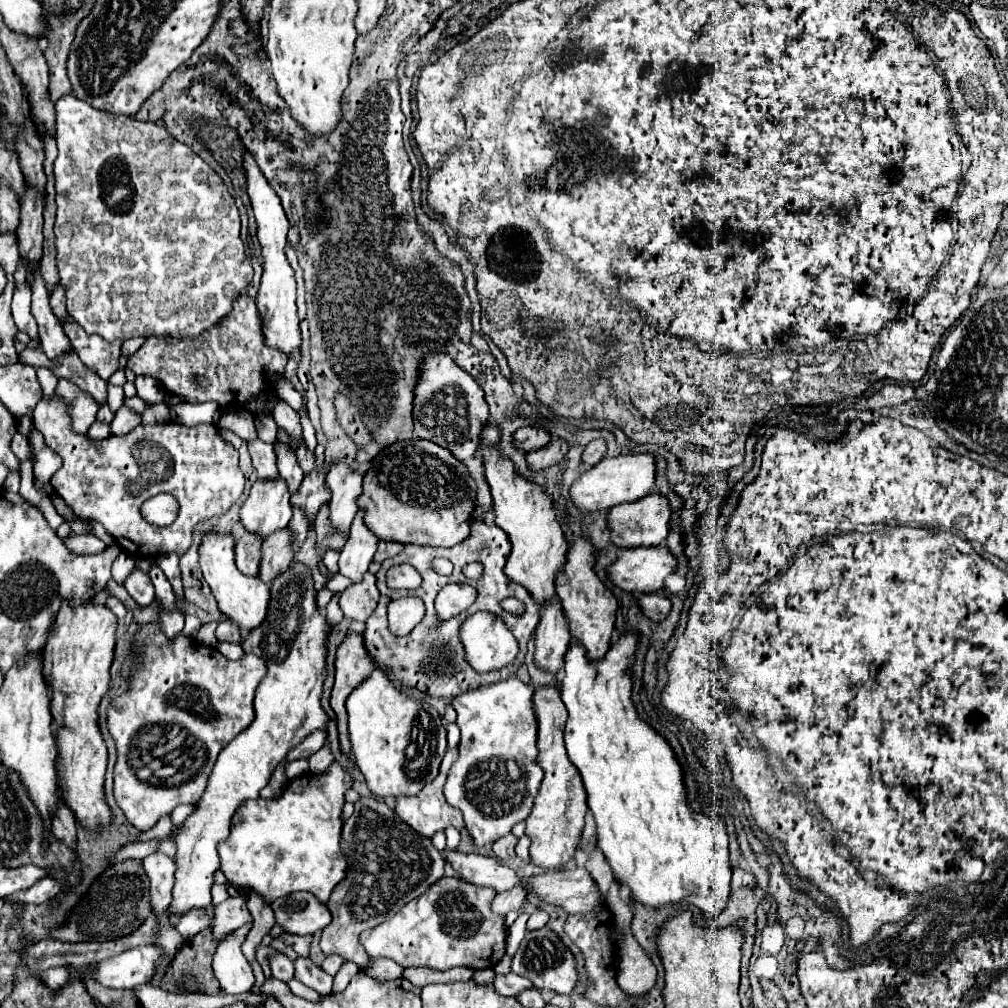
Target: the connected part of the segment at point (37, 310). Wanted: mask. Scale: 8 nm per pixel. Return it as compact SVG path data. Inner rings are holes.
M39 263L33 267L33 281L31 281L31 289L33 289L33 305L31 305L31 313L37 319L39 325L39 339L41 339L41 349L45 351L45 355L49 359L59 357L61 353L69 351L69 339L61 329L61 323L57 321L51 305L49 305L49 289L45 287L45 281L39 273Z

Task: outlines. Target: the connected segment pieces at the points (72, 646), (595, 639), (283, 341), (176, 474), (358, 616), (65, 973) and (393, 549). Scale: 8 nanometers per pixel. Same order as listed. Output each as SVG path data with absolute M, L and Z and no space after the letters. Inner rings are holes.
M87 599L81 605L69 605L65 601L55 617L53 629L49 633L47 645L43 649L45 653L45 677L51 689L51 715L55 725L59 727L55 741L57 741L57 787L63 797L63 801L73 809L75 817L87 827L87 829L97 829L99 825L105 825L111 821L111 811L105 803L103 795L103 777L105 777L105 767L107 767L107 747L99 731L99 715L97 707L103 699L103 695L109 689L109 669L113 661L113 651L115 651L115 631L117 631L117 617L107 605L95 605L93 599Z
M577 537L577 541L567 551L565 569L561 569L561 573L557 573L555 591L563 605L565 615L569 619L571 637L577 639L581 645L585 645L589 659L601 659L611 645L617 599L613 597L611 589L607 589L605 583L601 583L601 579L597 577L593 567L595 567L593 545L589 545L589 541L585 541L585 537Z
M247 151L243 155L243 169L245 169L247 195L251 199L253 215L257 221L257 239L261 243L261 253L263 253L263 277L261 277L261 287L259 287L259 295L257 295L257 305L259 305L259 313L263 319L263 333L265 333L269 347L275 347L289 355L291 351L299 349L299 345L301 345L297 305L295 305L295 277L293 277L293 269L285 257L289 221L285 217L285 211L281 207L277 193L267 183L265 175L261 173L255 159Z
M51 395L49 399L43 397L37 403L33 413L33 423L35 423L35 429L43 435L45 445L63 459L61 469L51 479L57 495L63 497L67 507L77 517L101 523L117 539L121 549L133 559L137 559L137 553L141 557L155 557L161 553L183 555L191 547L191 535L197 523L207 521L215 515L223 515L233 505L233 501L237 501L243 493L245 477L243 477L243 471L239 469L237 449L221 437L217 425L213 423L211 425L201 423L195 427L187 427L175 421L167 421L159 425L137 425L127 435L119 435L119 437L109 435L103 441L91 441L87 435L73 433L69 405L57 395ZM157 493L173 493L177 497L179 515L173 521L173 525L157 527L157 525L149 525L141 517L139 513L141 503Z
M369 571L359 583L351 585L339 595L339 607L343 615L355 621L367 621L367 617L375 611L377 601L379 589L375 587L375 575L371 575Z
M59 967L59 969L47 969L41 979L49 989L59 989L69 981L69 967Z
M379 541L379 547L377 547L377 553L375 553L373 561L383 563L385 559L395 557L397 553L401 553L401 549L403 549L403 547L405 547L405 545L401 545L401 543L393 543L393 541Z

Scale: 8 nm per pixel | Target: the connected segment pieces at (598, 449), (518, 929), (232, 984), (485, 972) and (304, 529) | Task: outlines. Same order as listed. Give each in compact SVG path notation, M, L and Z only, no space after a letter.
M603 439L591 441L583 451L583 465L589 465L589 467L597 465L605 457L605 453L607 453L607 443Z
M523 913L518 916L515 922L507 930L506 939L506 954L513 957L521 941L527 934L526 922L529 918L529 914Z
M247 923L247 925L239 927L237 931L233 931L227 937L227 941L223 941L217 947L217 953L213 957L215 977L219 979L221 989L229 995L247 993L255 983L251 965L241 953L241 945L243 945L245 935L249 933L249 929L251 929L251 923Z
M492 968L475 970L472 980L477 983L477 985L487 985L493 984L493 979L495 977L495 972Z
M293 507L293 515L288 527L293 533L293 545L301 547L308 534L308 519L305 512L298 507Z

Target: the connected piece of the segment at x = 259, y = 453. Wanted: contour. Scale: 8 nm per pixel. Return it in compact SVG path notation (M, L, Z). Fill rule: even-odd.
M261 439L249 441L249 453L259 479L275 479L279 475L275 465L275 451L271 443L263 443Z

